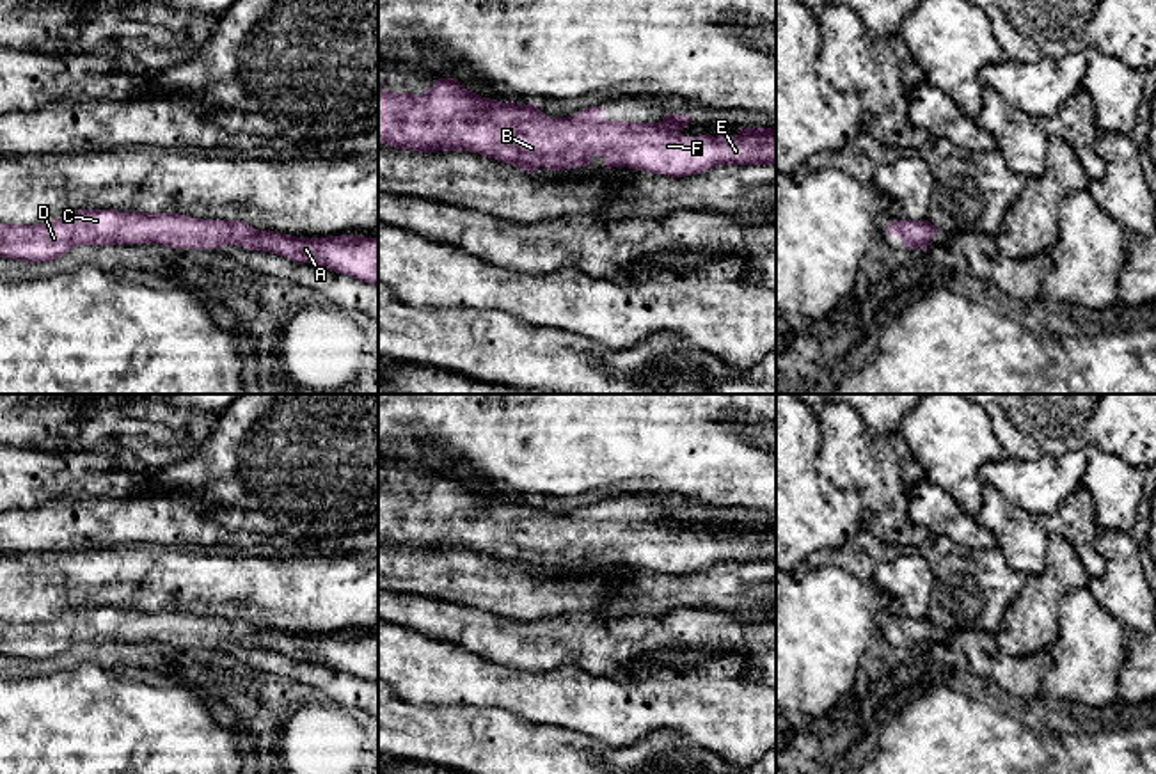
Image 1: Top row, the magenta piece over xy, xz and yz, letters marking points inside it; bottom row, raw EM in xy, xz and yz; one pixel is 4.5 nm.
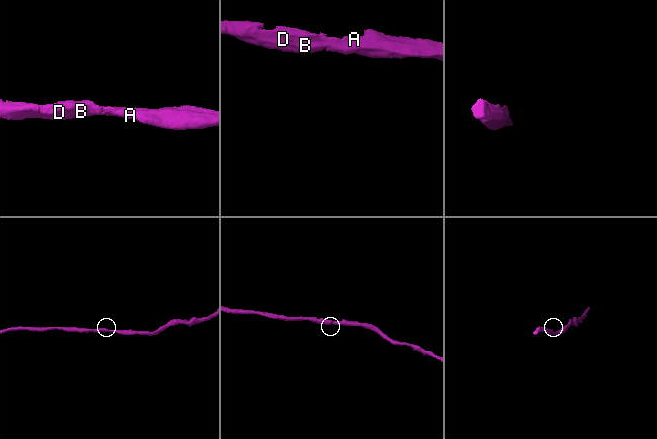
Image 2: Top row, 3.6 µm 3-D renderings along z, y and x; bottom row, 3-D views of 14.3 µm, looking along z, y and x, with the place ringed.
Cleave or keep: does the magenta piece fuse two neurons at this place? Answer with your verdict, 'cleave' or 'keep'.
keep

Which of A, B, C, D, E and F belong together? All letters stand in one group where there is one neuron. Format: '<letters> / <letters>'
A B C D E F

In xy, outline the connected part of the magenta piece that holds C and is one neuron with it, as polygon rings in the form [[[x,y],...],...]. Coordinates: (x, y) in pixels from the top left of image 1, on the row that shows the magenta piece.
[[[76,209],[48,224],[0,224],[0,257],[28,263],[53,261],[76,245],[119,243],[160,243],[183,250],[240,245],[378,284],[378,238],[297,238],[257,231],[243,220],[117,209]]]

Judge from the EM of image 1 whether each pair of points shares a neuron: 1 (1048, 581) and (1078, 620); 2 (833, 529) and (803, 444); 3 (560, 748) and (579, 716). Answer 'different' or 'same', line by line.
1: different
2: same
3: different

